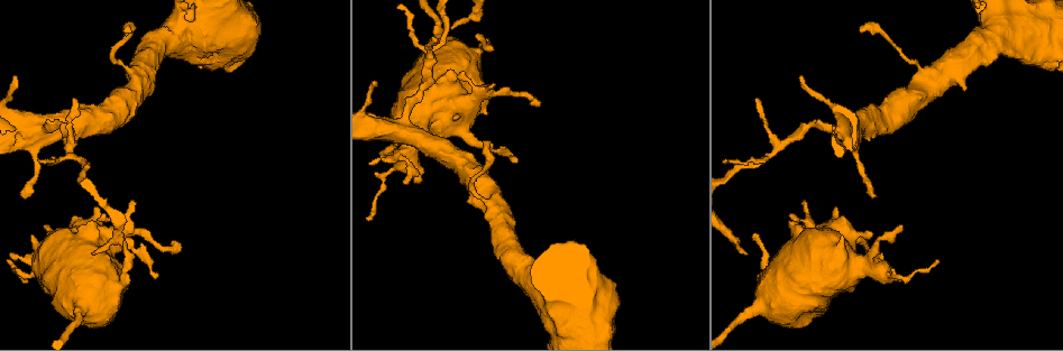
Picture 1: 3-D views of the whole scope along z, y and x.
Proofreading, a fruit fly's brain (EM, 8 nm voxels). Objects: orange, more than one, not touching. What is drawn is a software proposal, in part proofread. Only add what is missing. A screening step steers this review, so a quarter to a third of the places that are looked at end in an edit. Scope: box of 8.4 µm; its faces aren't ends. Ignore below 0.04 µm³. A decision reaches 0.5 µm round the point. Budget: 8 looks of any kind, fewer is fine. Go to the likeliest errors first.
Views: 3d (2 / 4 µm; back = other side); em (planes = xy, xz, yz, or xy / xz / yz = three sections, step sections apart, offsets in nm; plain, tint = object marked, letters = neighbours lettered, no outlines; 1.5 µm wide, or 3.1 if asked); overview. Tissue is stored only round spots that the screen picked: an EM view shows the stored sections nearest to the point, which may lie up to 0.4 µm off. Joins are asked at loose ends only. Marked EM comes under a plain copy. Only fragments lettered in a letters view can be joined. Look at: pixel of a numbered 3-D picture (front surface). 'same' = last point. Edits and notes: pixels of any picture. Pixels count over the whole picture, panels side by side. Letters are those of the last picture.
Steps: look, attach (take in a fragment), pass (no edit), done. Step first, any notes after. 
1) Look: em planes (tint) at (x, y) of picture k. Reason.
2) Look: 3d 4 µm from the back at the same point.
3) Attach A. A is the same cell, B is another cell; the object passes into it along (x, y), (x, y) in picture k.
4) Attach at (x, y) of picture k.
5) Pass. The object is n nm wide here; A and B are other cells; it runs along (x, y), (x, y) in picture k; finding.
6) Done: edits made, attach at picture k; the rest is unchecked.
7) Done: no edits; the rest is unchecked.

Look: em planes (tint) at (450, 27) of picture 1. An open end.

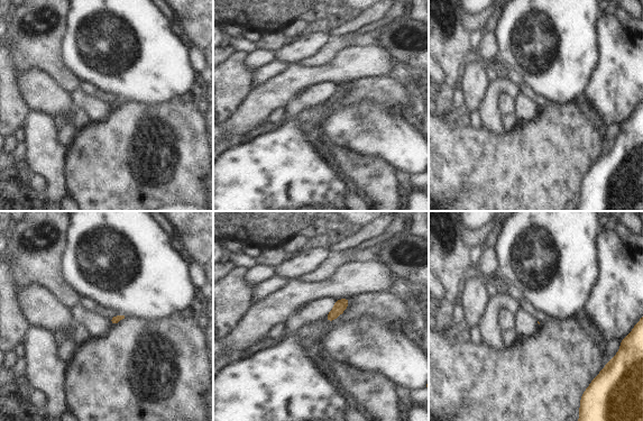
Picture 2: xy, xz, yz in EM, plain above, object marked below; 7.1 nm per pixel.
Look: em planes (letters) at the same point. See the neighbours.

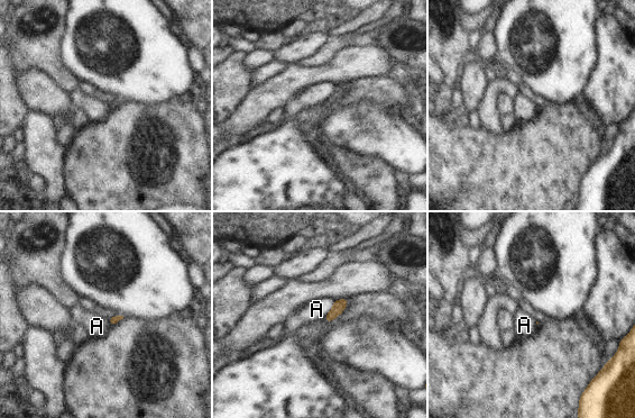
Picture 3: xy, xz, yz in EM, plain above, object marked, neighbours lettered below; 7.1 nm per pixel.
Pass. The longest contact is with A, 160 nm; A is another cell; a border runs along (333, 300), (331, 309), (322, 318) in picture 3; no lettered fragment goes on from it.

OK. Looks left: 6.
Look: 3d 4 µm at (870, 231) of picture 1. Free end.

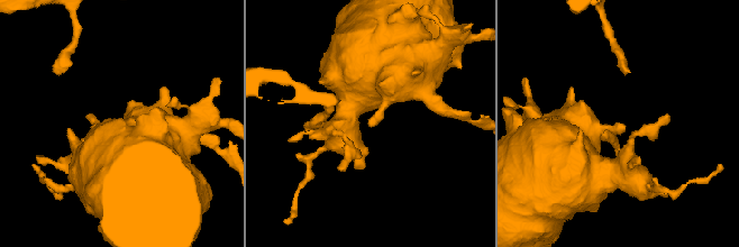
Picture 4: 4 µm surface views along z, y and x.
Look: em planes (letters) at (370, 120) of picture 4. Now the EM.

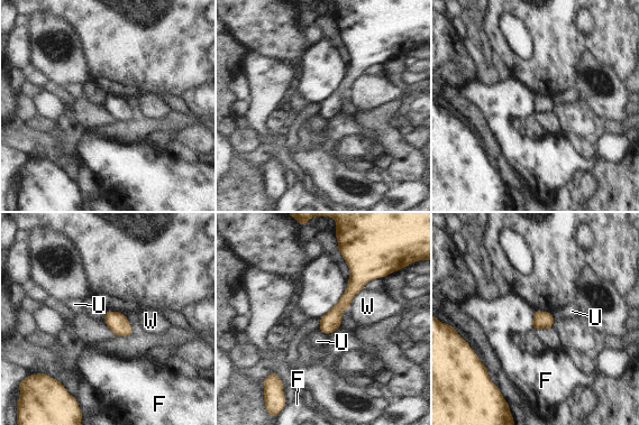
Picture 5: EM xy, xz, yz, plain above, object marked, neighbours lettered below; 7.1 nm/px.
Pass. F, U and W are other cells; a border runs along (318, 329), (327, 335) in picture 5; no lettered fragment goes on from it.

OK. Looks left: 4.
Look: 3d 4 µm at (178, 246) of picture 1. Branch stops here.

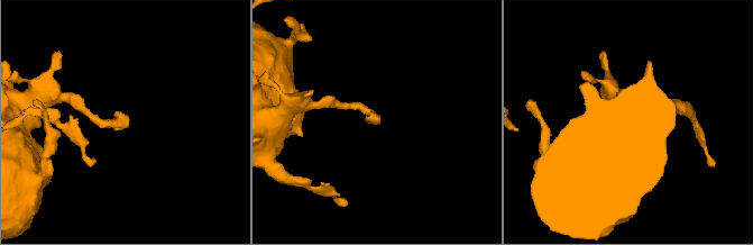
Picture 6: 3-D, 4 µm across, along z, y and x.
Look: em planes (letters) at (378, 123) of picture 6.

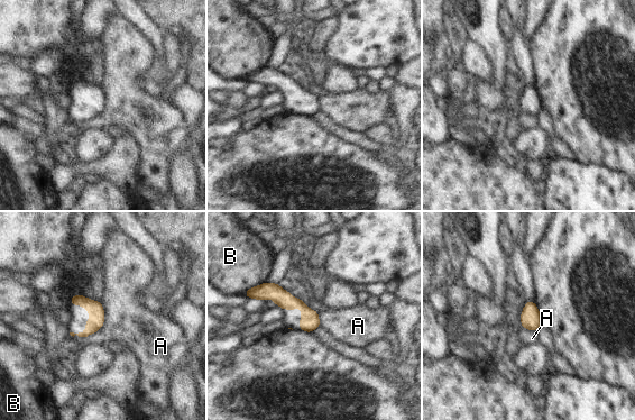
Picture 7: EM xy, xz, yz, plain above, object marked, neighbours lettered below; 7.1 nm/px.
Pass. The object is 120 nm wide here; A and B are other cells; a border runs along (100, 301), (103, 325), (98, 330) in picture 7; no lettered fragment goes on from it.

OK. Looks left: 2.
Done: no edits; the rest is unchecked.

